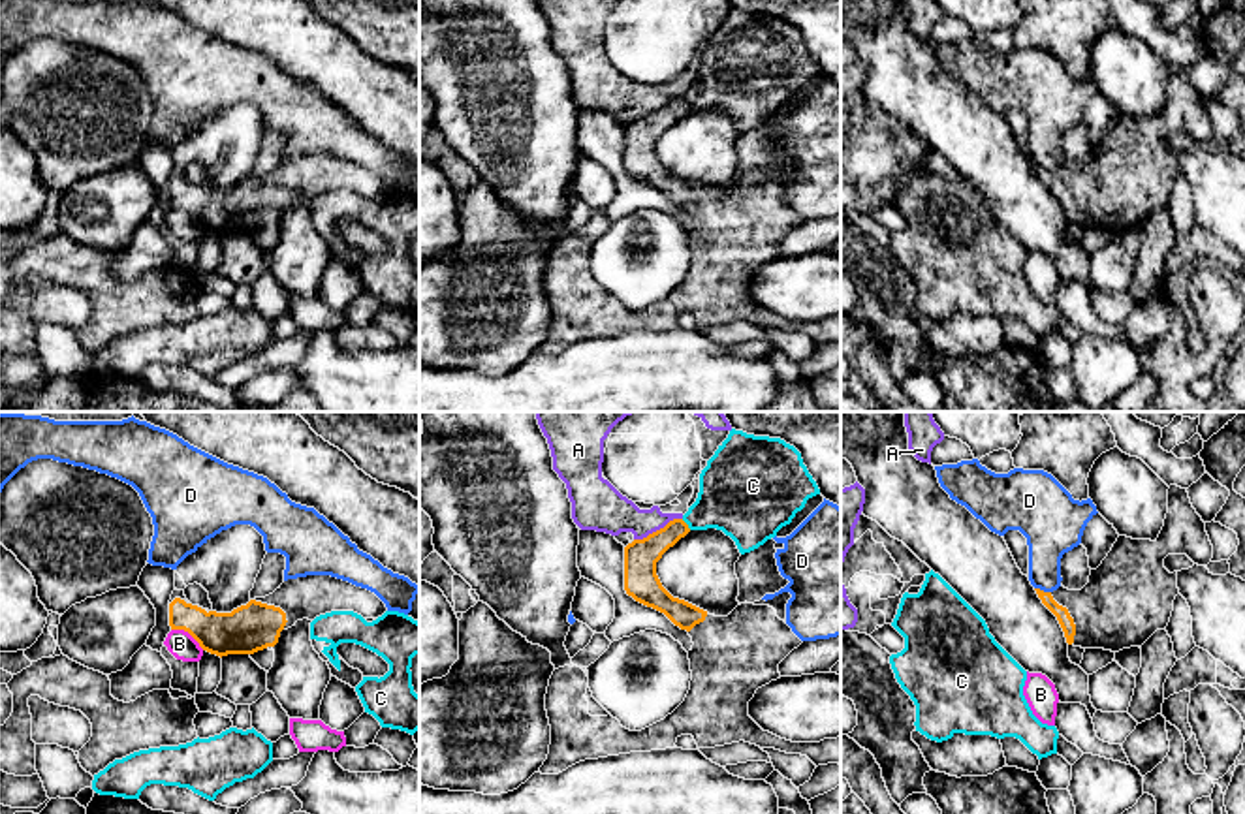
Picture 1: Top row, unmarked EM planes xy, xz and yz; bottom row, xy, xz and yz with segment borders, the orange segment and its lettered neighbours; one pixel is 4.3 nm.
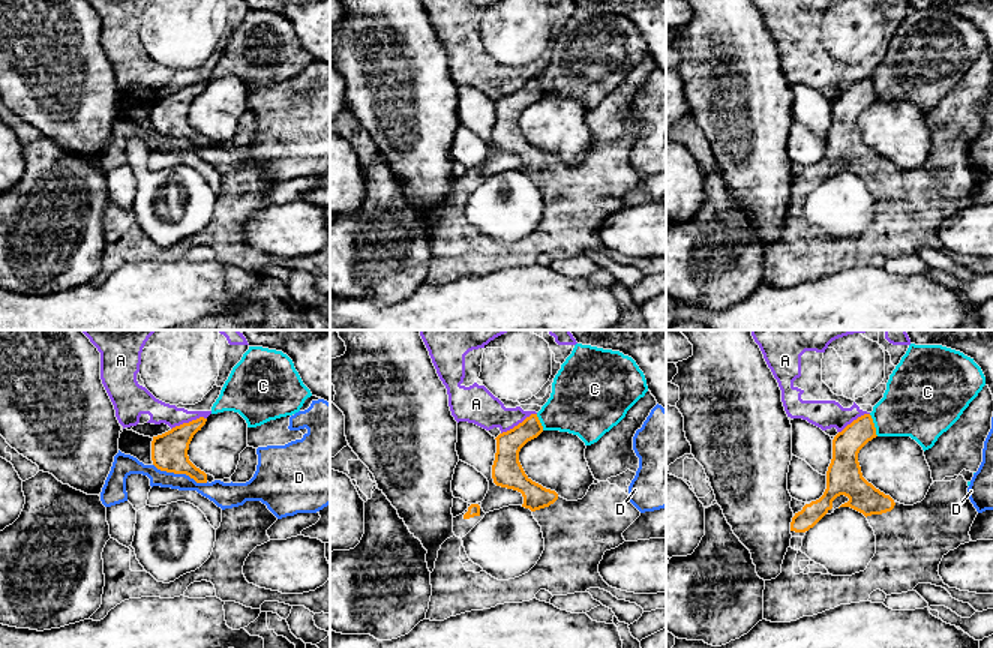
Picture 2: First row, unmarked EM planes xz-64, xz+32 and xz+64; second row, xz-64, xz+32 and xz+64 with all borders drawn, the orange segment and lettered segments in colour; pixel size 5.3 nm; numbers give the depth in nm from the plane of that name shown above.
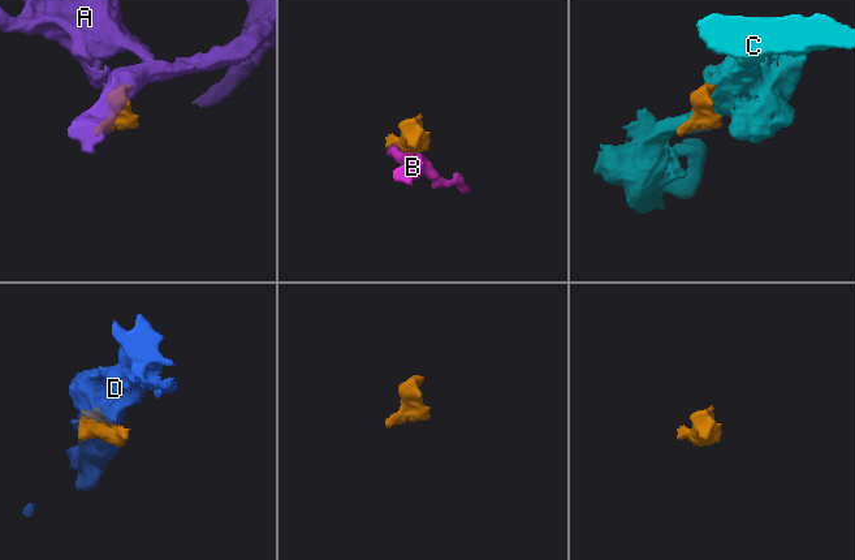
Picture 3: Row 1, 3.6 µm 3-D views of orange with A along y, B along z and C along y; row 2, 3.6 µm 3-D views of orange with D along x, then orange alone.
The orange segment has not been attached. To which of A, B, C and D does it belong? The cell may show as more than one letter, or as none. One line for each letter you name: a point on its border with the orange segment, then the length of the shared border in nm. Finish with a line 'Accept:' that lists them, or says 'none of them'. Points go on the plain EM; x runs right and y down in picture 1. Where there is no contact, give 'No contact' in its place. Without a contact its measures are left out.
Accept: none of them

